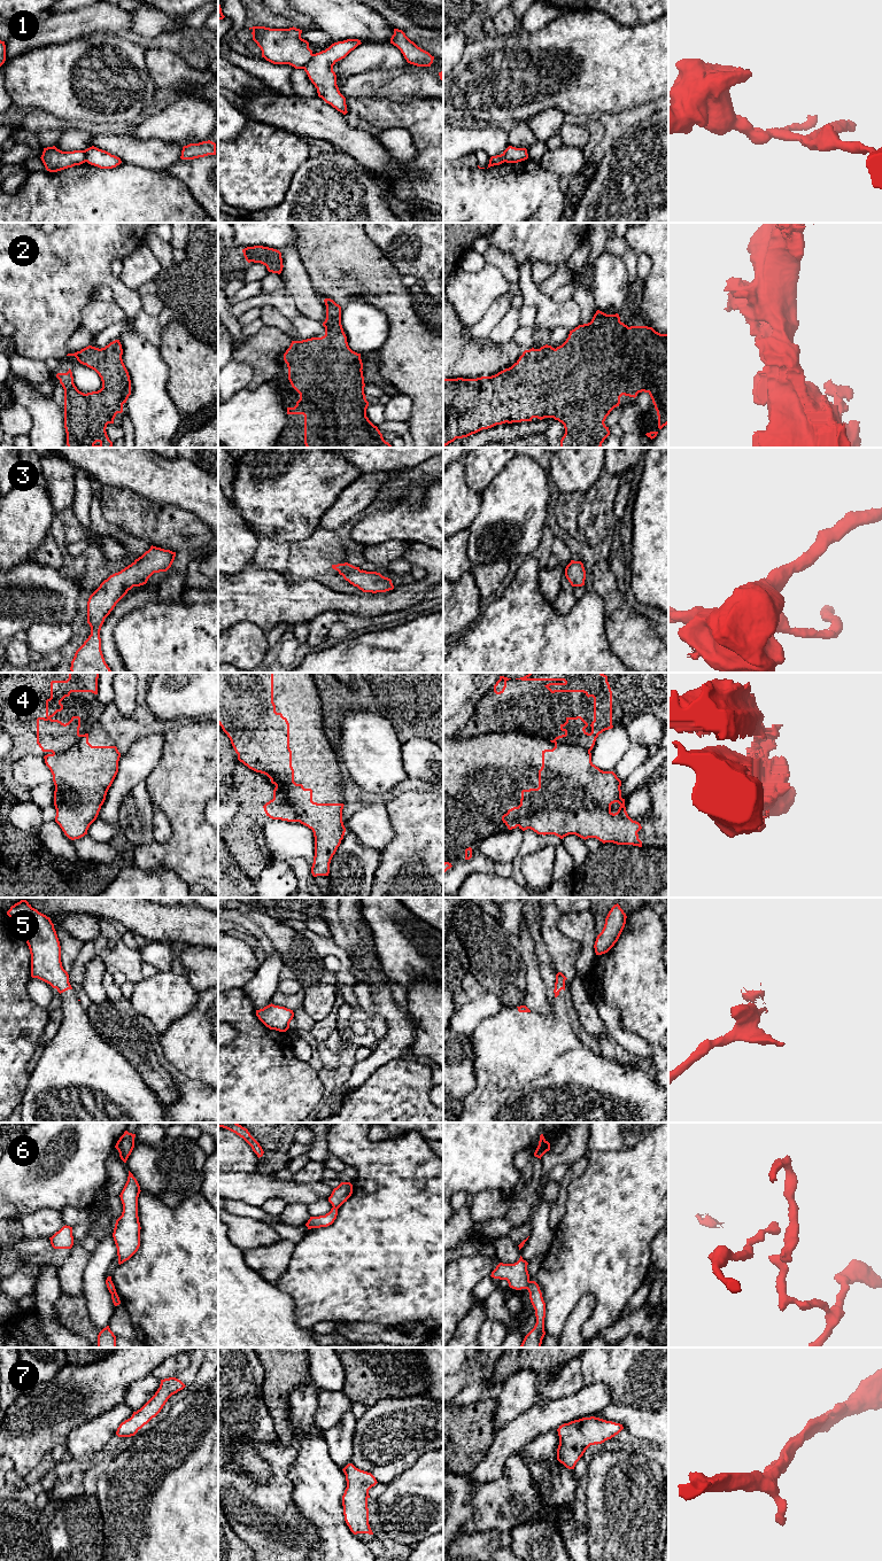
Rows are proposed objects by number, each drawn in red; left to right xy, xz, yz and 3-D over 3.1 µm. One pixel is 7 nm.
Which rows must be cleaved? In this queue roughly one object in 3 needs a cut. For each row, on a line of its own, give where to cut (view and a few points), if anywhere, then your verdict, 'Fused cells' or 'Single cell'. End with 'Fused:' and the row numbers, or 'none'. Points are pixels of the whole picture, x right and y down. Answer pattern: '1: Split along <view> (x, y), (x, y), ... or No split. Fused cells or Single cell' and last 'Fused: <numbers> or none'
1: Split along xz (314, 54), (302, 68). Fused cells
2: No split. Single cell
3: No split. Single cell
4: Split along xz (276, 785), (284, 793), (299, 821). Fused cells
5: No split. Single cell
6: Split along yz (530, 1281), (525, 1288). Fused cells
7: No split. Single cell
Fused: 1, 4, 6

